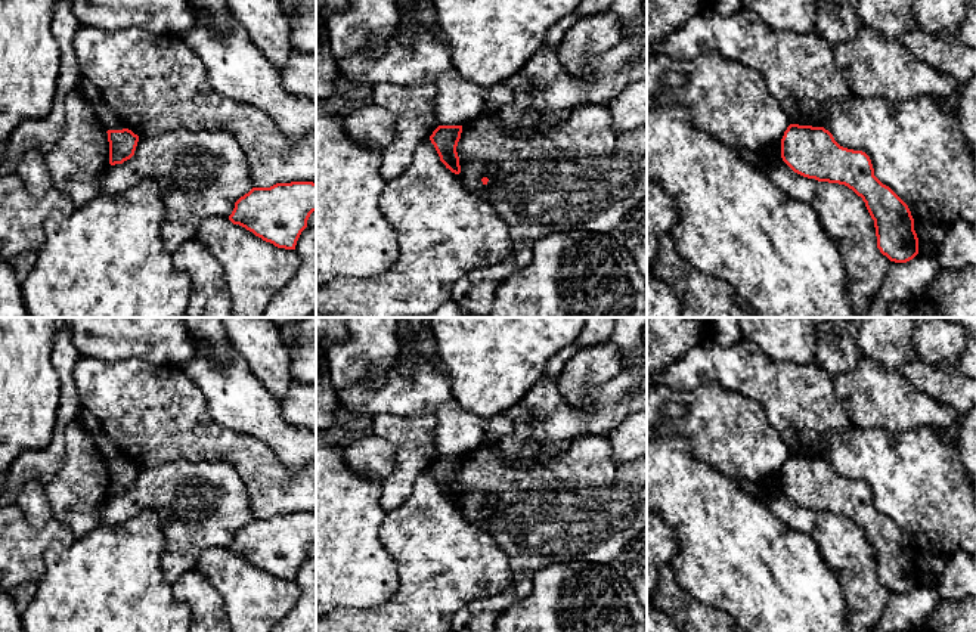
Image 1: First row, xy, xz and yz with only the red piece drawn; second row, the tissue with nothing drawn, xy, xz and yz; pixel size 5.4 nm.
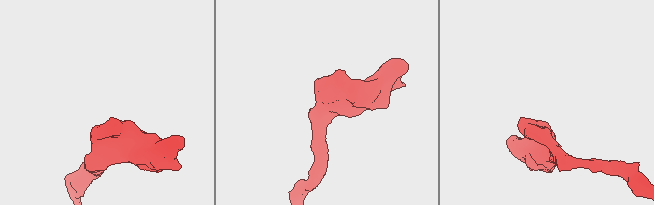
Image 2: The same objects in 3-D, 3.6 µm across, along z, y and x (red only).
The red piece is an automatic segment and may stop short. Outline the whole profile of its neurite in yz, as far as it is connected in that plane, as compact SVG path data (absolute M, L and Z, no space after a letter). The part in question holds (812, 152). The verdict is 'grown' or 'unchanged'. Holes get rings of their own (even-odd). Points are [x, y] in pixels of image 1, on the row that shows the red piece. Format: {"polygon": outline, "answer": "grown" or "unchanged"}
{"polygon": "M790 124L781 158L803 177L845 185L861 196L874 220L877 248L890 261L907 263L918 254L908 205L874 176L865 152L840 146L824 127Z", "answer": "unchanged"}

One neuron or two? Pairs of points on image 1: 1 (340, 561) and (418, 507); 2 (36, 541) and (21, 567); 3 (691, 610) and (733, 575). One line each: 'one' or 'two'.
1: two
2: one
3: two

